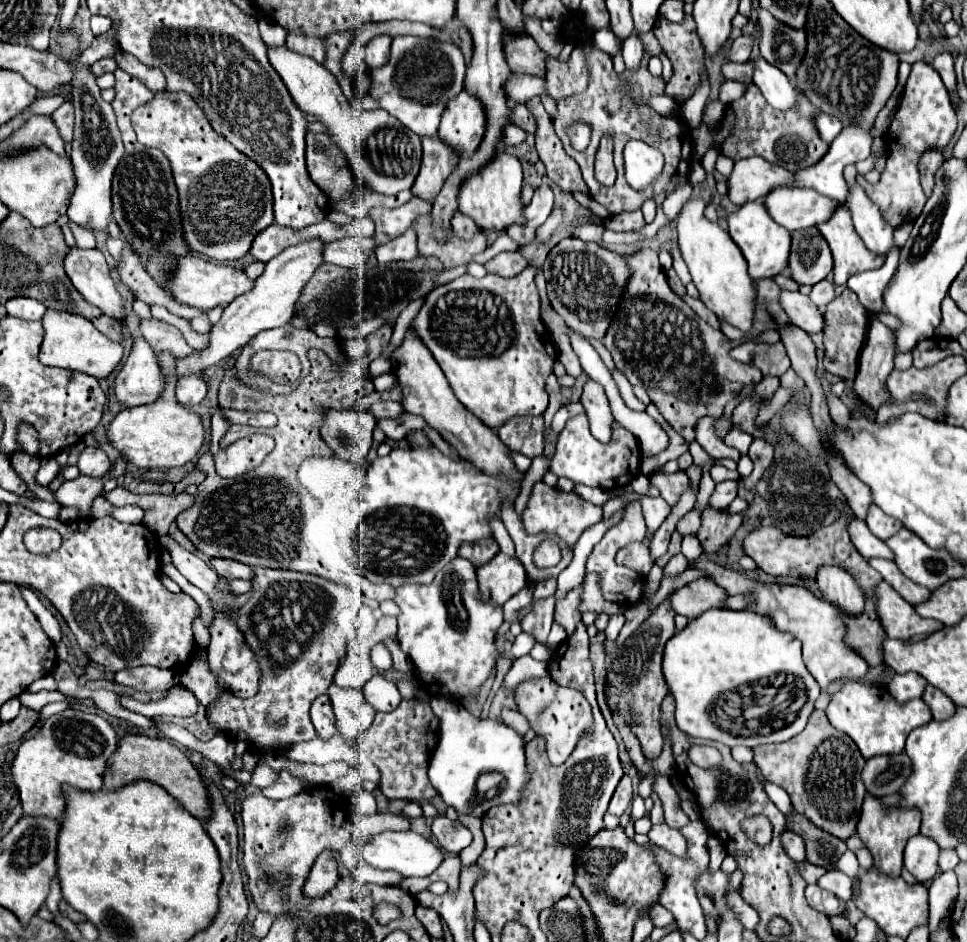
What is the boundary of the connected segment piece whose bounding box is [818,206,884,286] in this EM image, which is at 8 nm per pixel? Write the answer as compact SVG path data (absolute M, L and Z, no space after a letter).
M840 206L836 214L818 228L834 256L834 284L846 284L852 274L876 270L884 264L882 254L870 252L852 226L852 218Z

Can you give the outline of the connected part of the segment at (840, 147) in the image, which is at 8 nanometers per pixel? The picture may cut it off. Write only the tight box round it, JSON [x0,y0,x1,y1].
[794,126,872,202]

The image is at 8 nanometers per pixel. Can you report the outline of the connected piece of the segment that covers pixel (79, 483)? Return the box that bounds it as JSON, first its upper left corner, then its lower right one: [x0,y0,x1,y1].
[56,476,108,518]

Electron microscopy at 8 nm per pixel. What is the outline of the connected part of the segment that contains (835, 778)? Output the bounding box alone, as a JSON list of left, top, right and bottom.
[754,710,866,840]

